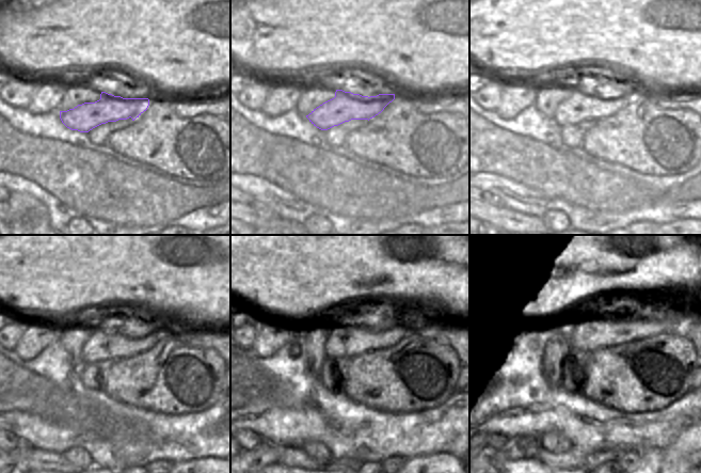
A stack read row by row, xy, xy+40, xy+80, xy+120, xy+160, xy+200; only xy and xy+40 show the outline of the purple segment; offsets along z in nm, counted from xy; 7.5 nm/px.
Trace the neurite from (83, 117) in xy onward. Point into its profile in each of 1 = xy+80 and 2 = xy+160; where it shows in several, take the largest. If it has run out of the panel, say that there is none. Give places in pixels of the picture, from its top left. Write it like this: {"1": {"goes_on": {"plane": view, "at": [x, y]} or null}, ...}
{"1": {"goes_on": {"plane": "xy+80", "at": [583, 105]}}, "2": {"goes_on": {"plane": "xy+160", "at": [348, 339]}}}

